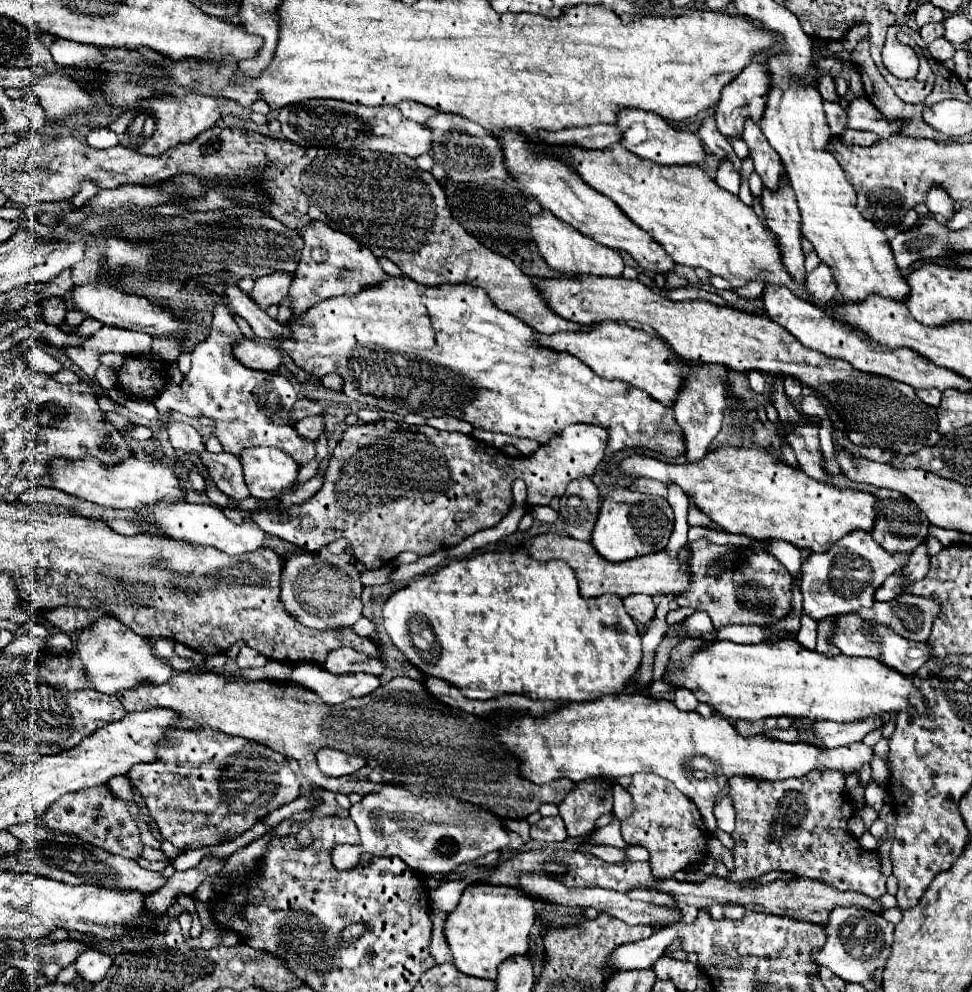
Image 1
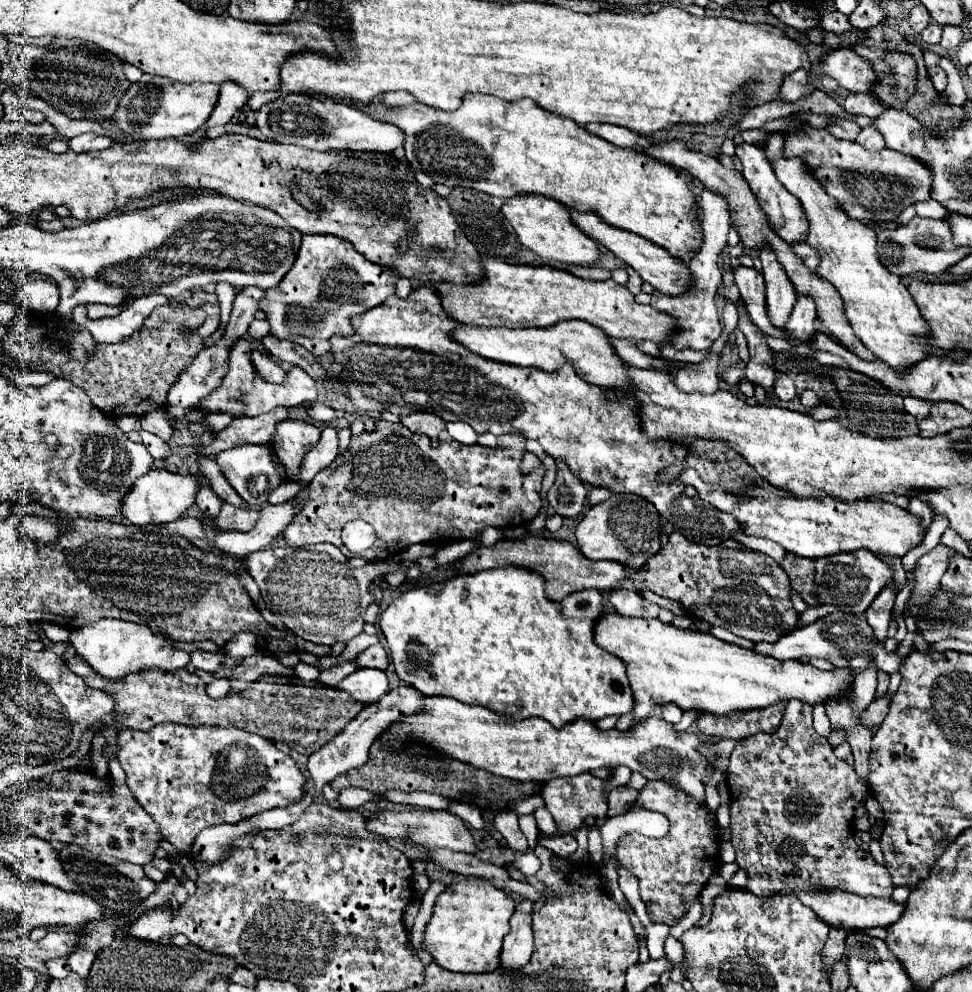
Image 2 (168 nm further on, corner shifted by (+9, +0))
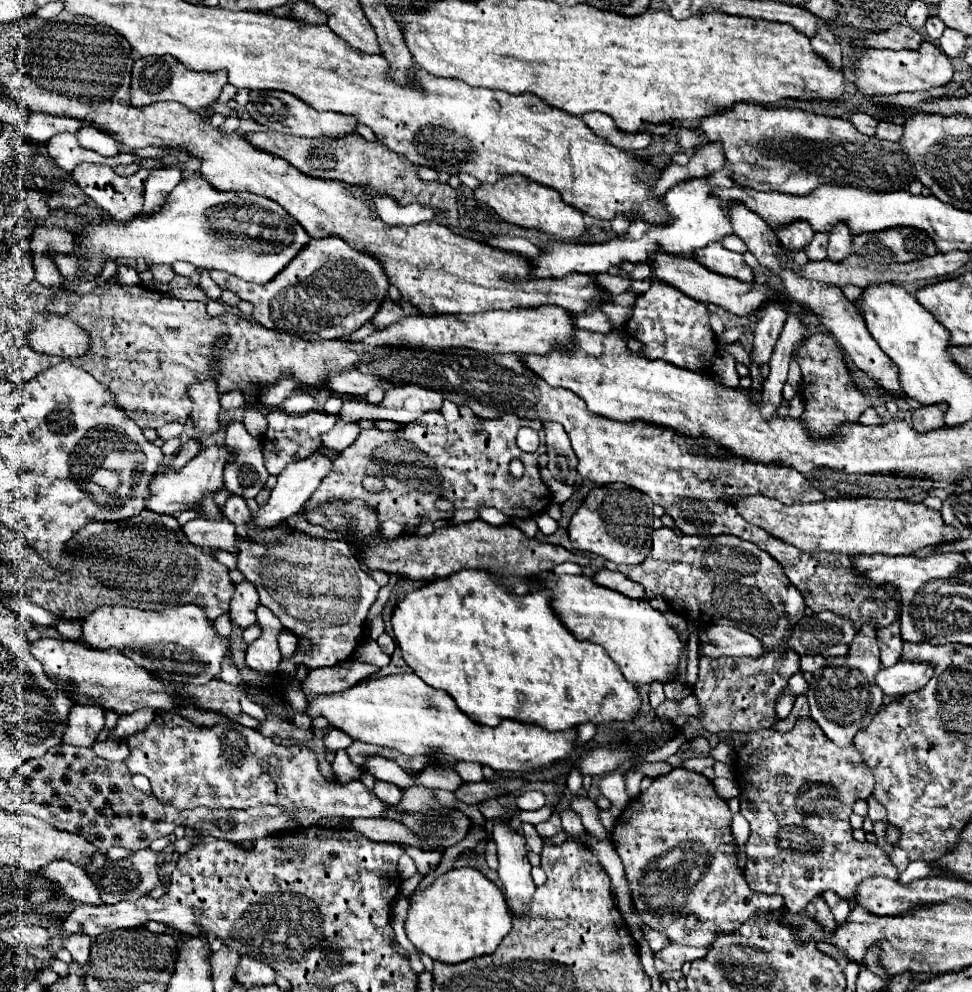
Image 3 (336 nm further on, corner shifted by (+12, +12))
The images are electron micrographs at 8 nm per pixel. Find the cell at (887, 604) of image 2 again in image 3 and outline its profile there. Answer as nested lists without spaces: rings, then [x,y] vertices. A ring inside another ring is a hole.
[[[868,620],[858,630],[856,638],[850,644],[850,652],[844,658],[826,658],[826,666],[822,672],[816,672],[814,680],[810,682],[808,702],[810,702],[810,716],[814,722],[820,724],[824,734],[838,746],[846,748],[852,746],[852,740],[860,728],[866,728],[876,710],[882,704],[882,692],[874,684],[874,674],[882,668],[878,656],[878,640],[876,640],[876,622]]]

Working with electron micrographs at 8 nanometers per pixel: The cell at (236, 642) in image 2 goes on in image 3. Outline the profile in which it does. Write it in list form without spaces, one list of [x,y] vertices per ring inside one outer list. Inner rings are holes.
[[[242,582],[242,584],[236,584],[236,594],[232,598],[228,614],[240,630],[246,630],[248,626],[256,624],[256,606],[258,604],[260,600],[258,600],[258,592],[254,584]]]

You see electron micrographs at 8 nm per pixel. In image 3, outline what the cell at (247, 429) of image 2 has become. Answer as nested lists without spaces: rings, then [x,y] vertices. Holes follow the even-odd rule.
[[[190,438],[186,444],[182,444],[180,452],[178,452],[176,458],[172,460],[172,468],[174,468],[174,466],[176,466],[176,468],[184,466],[184,464],[186,464],[188,460],[192,460],[200,450],[202,450],[202,440],[200,440],[200,438]]]

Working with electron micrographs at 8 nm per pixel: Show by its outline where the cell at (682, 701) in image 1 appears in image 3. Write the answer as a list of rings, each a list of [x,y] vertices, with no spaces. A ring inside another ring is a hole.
[[[652,684],[650,686],[650,706],[652,708],[658,708],[662,702],[666,700],[666,696],[664,696],[664,692],[662,692],[662,684]]]

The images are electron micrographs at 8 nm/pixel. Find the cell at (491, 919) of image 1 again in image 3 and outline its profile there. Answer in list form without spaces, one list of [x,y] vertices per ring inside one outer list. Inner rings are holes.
[[[452,868],[410,900],[406,918],[410,942],[432,960],[446,964],[492,954],[512,930],[512,914],[502,890],[476,868]]]

